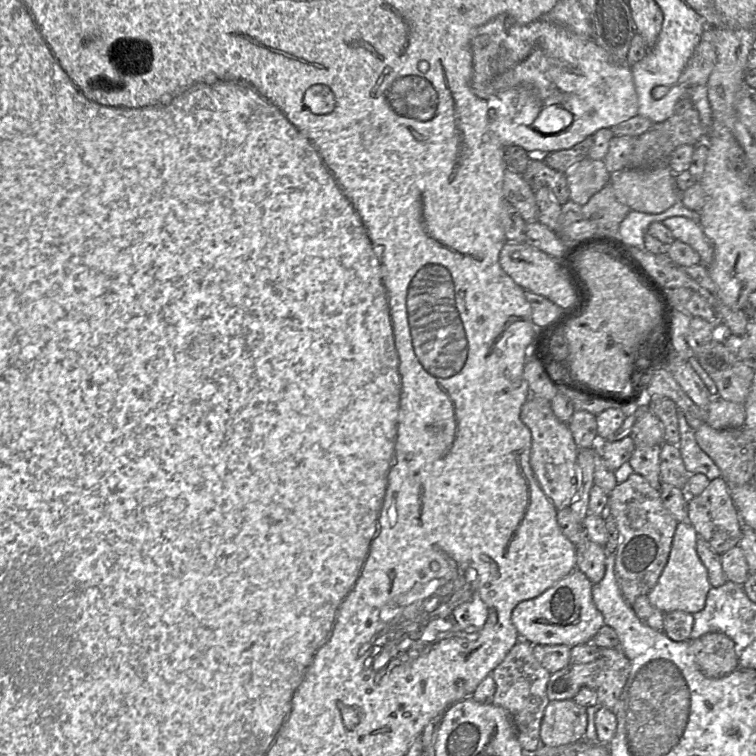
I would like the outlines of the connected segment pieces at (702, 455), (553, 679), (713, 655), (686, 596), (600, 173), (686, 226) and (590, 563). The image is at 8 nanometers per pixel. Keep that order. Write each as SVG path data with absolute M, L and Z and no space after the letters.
M678 412L680 442L678 447L686 470L691 474L703 474L710 481L722 477L721 471L713 460L699 447L693 429Z
M598 657L587 664L570 663L551 674L547 685L550 701L573 699L584 687L596 689L603 681L605 660Z
M709 632L688 641L690 651L706 677L720 678L737 667L733 640L725 633Z
M689 522L677 523L668 561L657 583L647 594L651 605L663 613L680 610L695 614L705 607L712 586L707 570L697 555L696 540L697 532Z
M584 159L565 172L571 207L581 207L610 180L611 174L603 160Z
M672 216L665 219L663 224L671 230L676 240L690 245L699 253L700 264L709 267L713 261L714 247L699 223L687 217Z
M589 539L575 546L576 569L584 573L592 584L600 582L606 570L604 548Z

